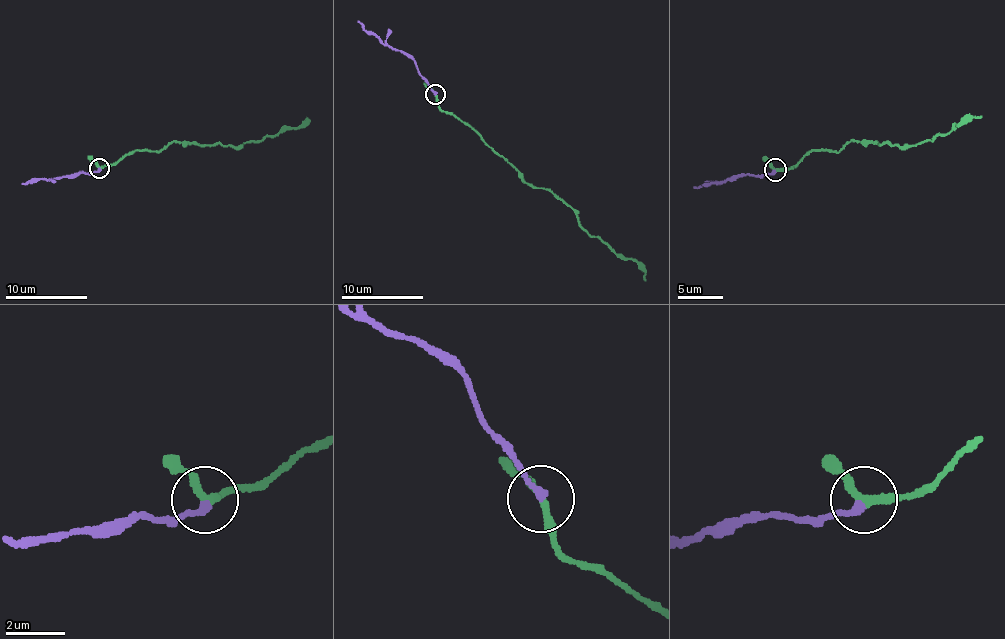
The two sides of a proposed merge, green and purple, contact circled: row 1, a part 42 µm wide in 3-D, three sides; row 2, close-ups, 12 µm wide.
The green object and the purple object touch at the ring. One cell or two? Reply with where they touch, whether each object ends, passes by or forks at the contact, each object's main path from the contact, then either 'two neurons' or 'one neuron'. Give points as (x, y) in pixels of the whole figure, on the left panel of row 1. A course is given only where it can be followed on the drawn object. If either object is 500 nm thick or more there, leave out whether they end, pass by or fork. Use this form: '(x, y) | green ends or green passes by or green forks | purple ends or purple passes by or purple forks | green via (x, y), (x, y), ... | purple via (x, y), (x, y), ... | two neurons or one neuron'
(99, 168) | green passes by | purple ends | green via (98, 168), (137, 150), (163, 150), (172, 142), (241, 146), (277, 136), (288, 128), (296, 128), (310, 119) | purple via (98, 168), (94, 172), (56, 178), (31, 178), (21, 185) | one neuron

